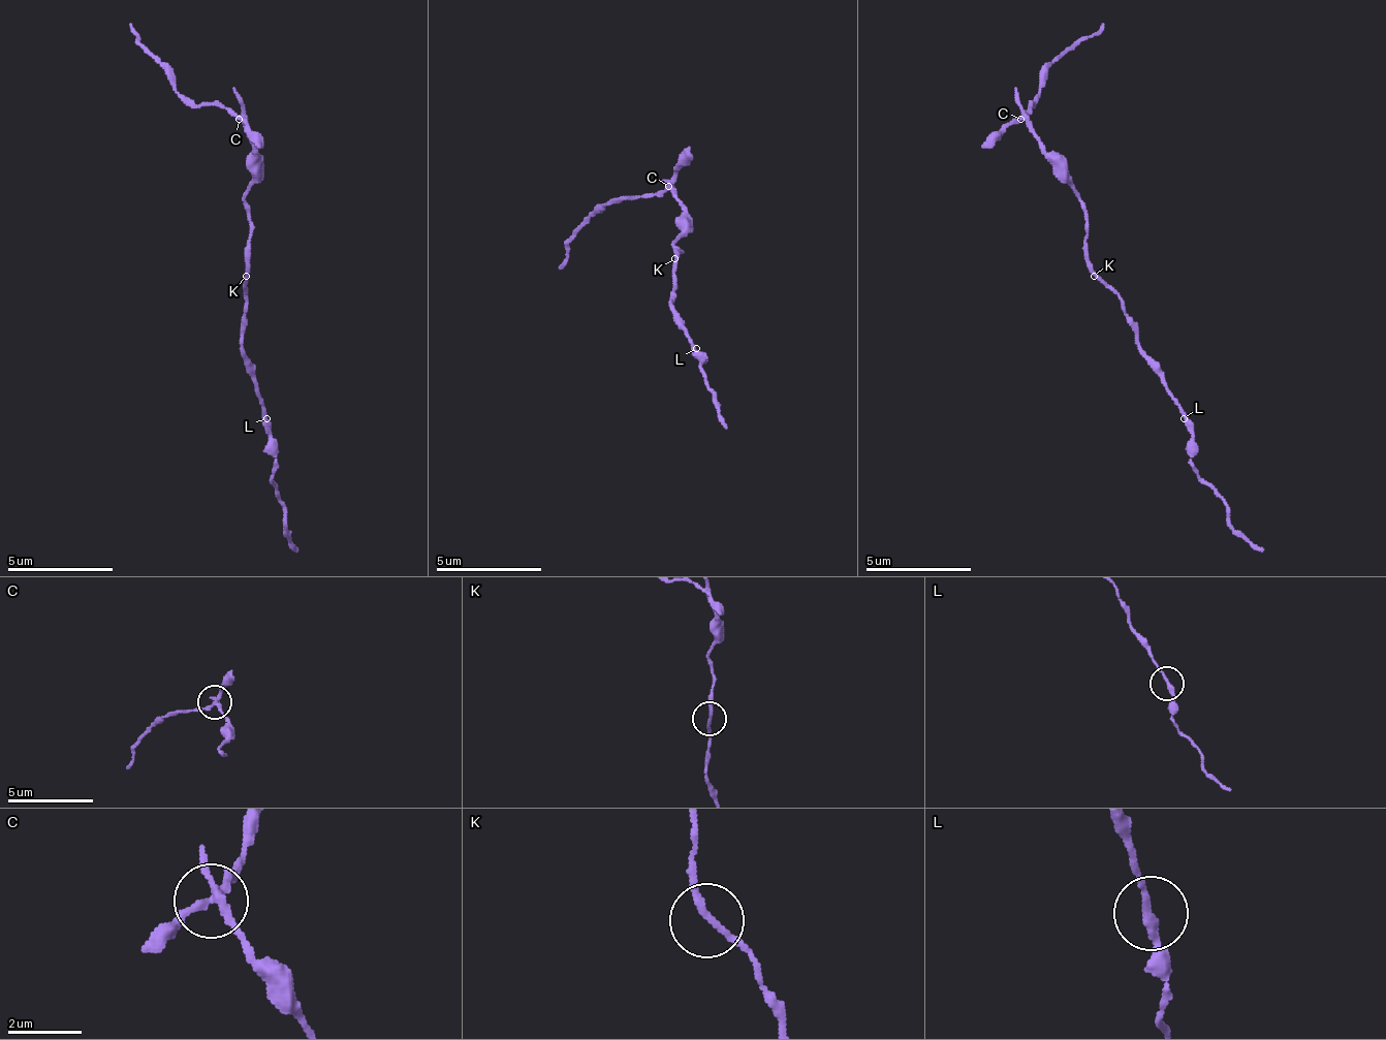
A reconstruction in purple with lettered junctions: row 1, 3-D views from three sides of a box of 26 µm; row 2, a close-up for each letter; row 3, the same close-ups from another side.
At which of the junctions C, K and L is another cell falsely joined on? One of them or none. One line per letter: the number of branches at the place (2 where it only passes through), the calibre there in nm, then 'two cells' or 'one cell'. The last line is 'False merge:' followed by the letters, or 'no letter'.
C: branches 4; calibre 220 nm; two cells
K: branches 2; calibre 170 nm; one cell
L: branches 2; calibre 220 nm; one cell
False merge: C

